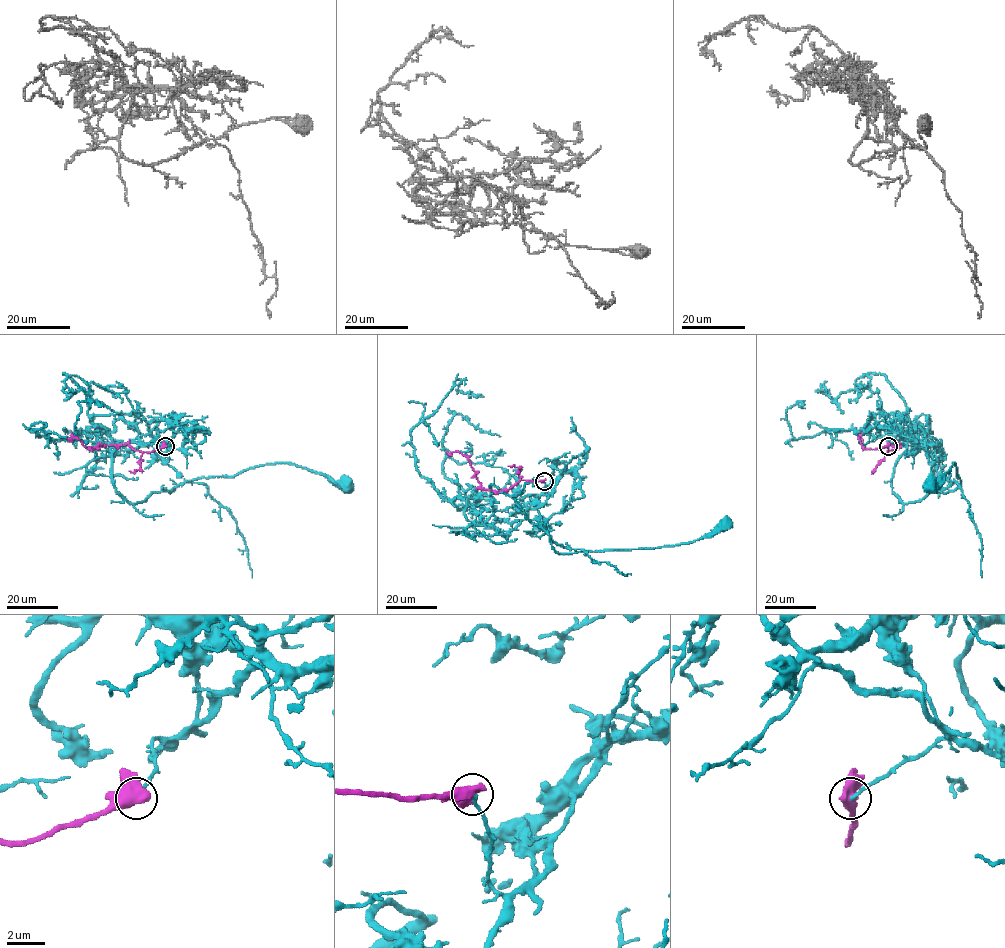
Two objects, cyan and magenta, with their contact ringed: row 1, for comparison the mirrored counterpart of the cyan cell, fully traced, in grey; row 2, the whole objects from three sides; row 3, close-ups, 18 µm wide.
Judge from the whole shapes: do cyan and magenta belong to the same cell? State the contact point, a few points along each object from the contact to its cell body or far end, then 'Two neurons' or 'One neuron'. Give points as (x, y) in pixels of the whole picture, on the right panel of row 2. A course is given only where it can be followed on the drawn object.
Place: (888, 446). Course of cyan: (888, 446), (901, 438), (917, 445), (894, 467), (892, 490), (903, 503), (953, 490), (955, 463), (929, 487). Course of magenta: (888, 446), (887, 452), (898, 446), (863, 449), (858, 437), (861, 442). Two neurons

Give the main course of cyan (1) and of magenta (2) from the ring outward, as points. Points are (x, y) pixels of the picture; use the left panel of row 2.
1: (164, 446), (168, 438), (129, 442), (113, 453), (114, 488), (127, 501), (278, 463), (344, 487)
2: (164, 446), (140, 452), (127, 444), (98, 445), (88, 449), (75, 437), (68, 442)

